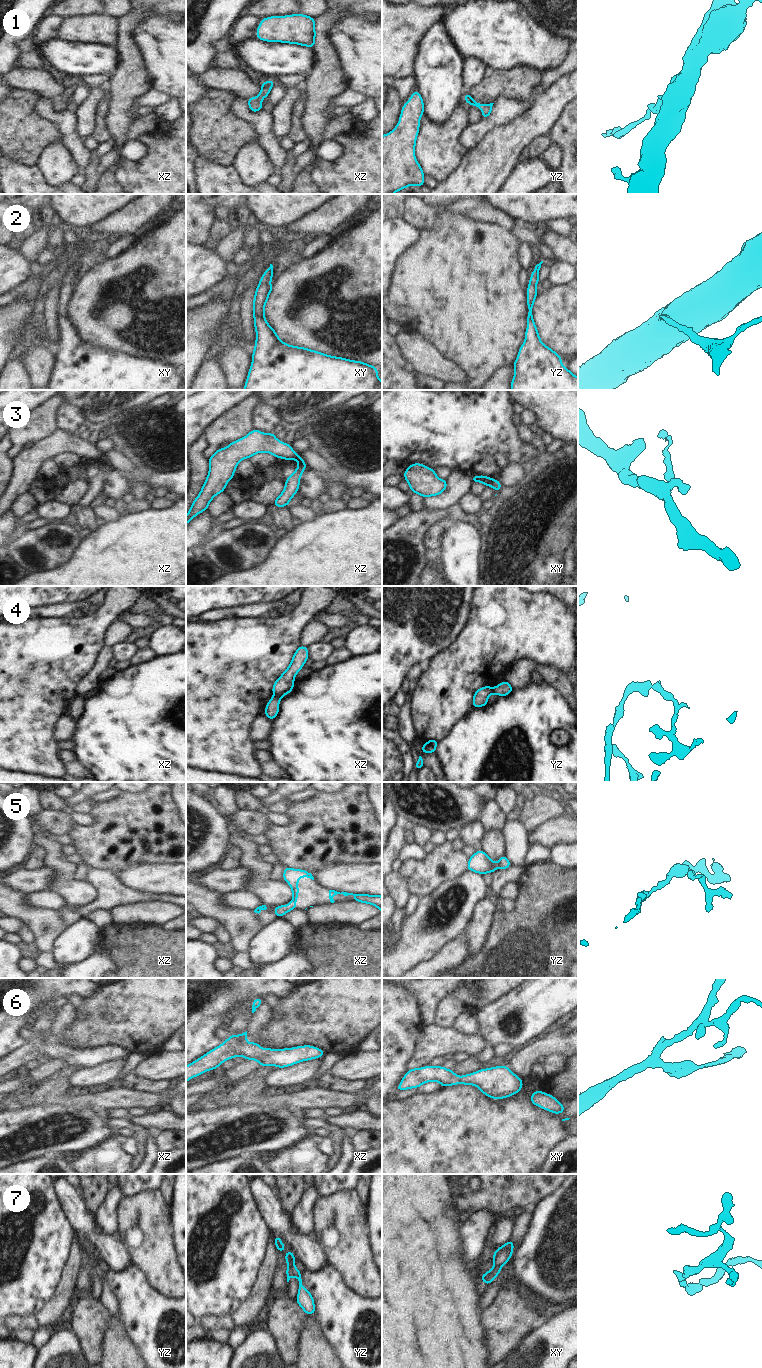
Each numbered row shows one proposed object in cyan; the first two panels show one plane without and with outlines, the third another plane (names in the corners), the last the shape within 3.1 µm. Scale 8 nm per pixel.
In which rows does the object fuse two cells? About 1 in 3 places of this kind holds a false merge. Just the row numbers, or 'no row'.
3, 4

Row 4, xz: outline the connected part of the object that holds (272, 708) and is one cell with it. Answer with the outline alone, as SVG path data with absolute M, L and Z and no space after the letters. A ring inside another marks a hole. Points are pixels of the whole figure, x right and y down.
M273 696L267 703L265 707L265 716L270 720L274 720L274 718L279 714L279 703L280 698Z

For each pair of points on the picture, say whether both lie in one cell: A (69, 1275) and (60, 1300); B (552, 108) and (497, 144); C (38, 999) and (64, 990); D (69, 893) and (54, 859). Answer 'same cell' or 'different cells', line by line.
A: same cell
B: same cell
C: same cell
D: different cells

